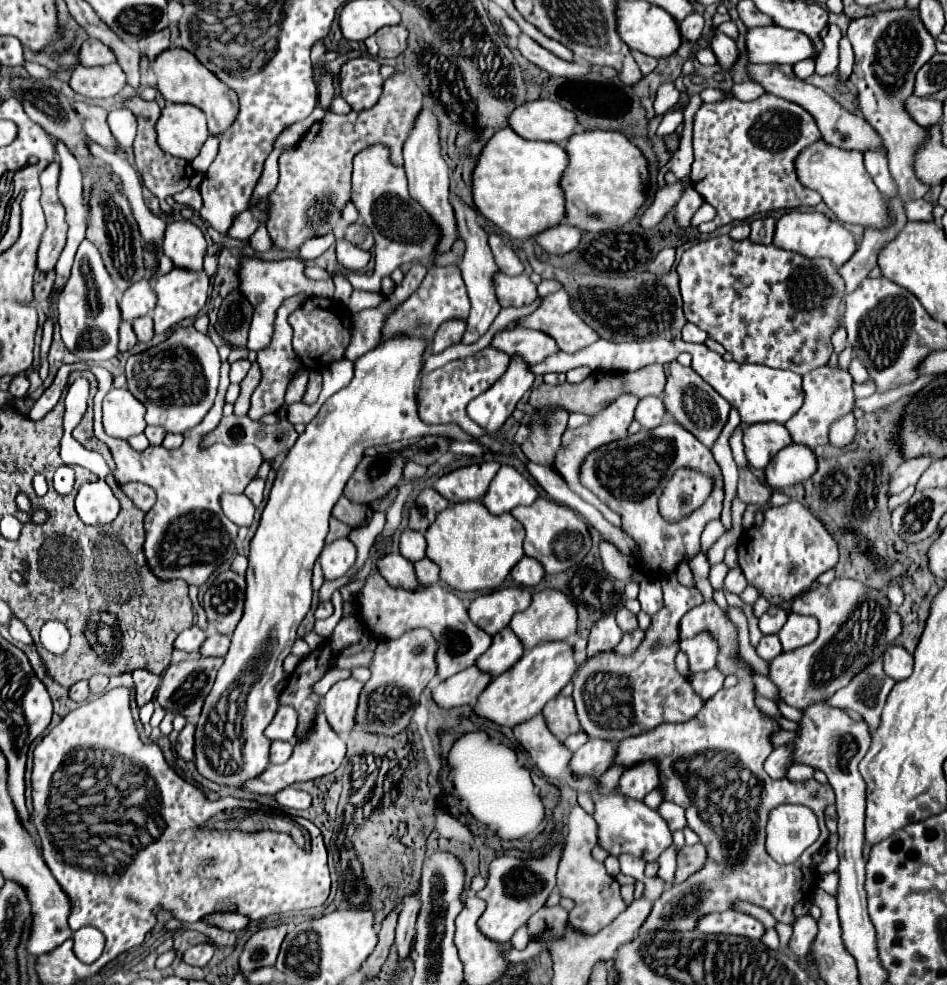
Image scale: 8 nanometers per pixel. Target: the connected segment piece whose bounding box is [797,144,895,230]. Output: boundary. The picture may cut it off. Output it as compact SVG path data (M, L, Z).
M813 144L813 148L807 148L797 158L797 172L799 180L817 190L823 196L823 202L837 214L841 222L875 230L885 230L895 224L889 200L881 196L873 184L873 178L869 172L865 172L861 152L845 152L843 148L833 148L831 144Z

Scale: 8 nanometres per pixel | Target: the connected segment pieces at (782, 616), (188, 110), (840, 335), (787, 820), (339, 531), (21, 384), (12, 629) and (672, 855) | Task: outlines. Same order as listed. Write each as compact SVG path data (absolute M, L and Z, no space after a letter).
M771 606L761 618L759 618L759 628L763 634L777 634L787 620L787 610L781 606Z
M167 104L155 128L159 148L175 158L197 156L209 136L205 114L191 104Z
M843 326L837 328L837 334L833 334L833 348L835 348L835 354L841 354L847 348L847 332Z
M783 804L769 814L767 852L779 864L794 863L819 838L818 820L809 808Z
M331 518L331 524L329 524L329 534L327 534L327 544L331 544L333 540L337 540L337 538L345 538L347 534L351 532L351 528L347 526L347 524L343 524L341 520L337 520L337 518Z
M19 376L11 382L11 396L14 398L24 397L27 394L27 388L29 388L29 380L27 376Z
M11 618L9 620L9 624L7 624L7 630L9 630L9 634L15 638L15 640L19 640L19 642L23 642L23 644L33 644L33 638L31 638L31 634L29 634L29 630L25 628L25 624L19 620L19 618Z
M671 844L659 858L661 862L661 876L667 882L667 886L673 884L673 874L675 874L675 858L677 858L677 846Z

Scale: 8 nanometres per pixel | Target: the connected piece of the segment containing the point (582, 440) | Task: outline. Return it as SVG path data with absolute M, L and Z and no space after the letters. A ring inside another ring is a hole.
M619 396L619 398L617 398L613 404L609 404L605 410L601 410L591 416L591 421L587 422L587 424L575 429L567 429L562 435L562 443L558 451L557 462L553 464L553 468L555 468L555 470L561 474L565 482L569 484L569 488L571 488L577 496L581 496L585 502L593 504L593 506L605 516L605 520L611 522L613 526L619 526L619 524L621 524L621 518L619 518L613 510L609 510L601 500L597 500L597 496L595 496L591 490L587 490L587 488L579 482L579 470L581 470L581 464L589 453L595 452L597 448L601 448L601 446L605 446L605 444L609 444L609 442L617 442L617 440L623 440L623 438L629 436L627 428L629 428L629 424L633 422L633 410L635 410L637 402L639 402L639 400L637 400L635 396Z

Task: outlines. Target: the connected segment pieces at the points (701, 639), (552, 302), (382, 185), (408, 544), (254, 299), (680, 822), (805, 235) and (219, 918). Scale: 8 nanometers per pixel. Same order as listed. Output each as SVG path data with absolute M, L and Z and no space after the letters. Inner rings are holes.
M697 634L695 638L681 640L681 650L689 658L691 672L711 670L717 662L717 642L709 634Z
M565 290L545 296L533 314L521 318L521 326L547 332L567 354L575 354L599 340L599 334L575 314Z
M383 144L367 146L363 152L355 156L353 166L353 204L357 206L363 222L371 228L375 236L375 272L373 276L365 274L349 274L347 280L357 290L369 290L379 292L381 280L389 276L397 266L405 262L421 262L431 256L435 244L437 244L437 228L431 224L429 216L417 208L415 200L411 200L407 192L407 178L405 170L401 166L395 166L389 158L389 148ZM405 236L415 236L411 256L407 256L407 240Z
M405 530L399 538L399 552L407 558L407 560L421 560L425 558L425 538L423 534L419 532L413 532L413 530Z
M243 260L241 264L241 284L239 290L247 296L247 300L253 304L253 322L249 330L249 350L261 350L271 342L273 334L273 320L275 310L281 306L281 302L289 296L304 293L307 297L325 296L333 298L333 280L313 281L303 278L303 264L301 262L263 262L263 260Z
M663 802L663 804L659 806L659 812L661 812L661 816L667 820L671 832L687 826L687 822L685 822L685 810L683 810L681 806L677 806L677 804L673 804L673 802Z
M795 210L783 214L777 220L773 244L779 248L801 252L803 256L809 256L809 258L829 258L829 260L833 260L833 264L839 264L839 266L843 266L857 250L857 244L855 244L851 232L845 226L841 226L839 222L829 220L821 212L809 214L809 212L795 212Z
M219 912L219 914L209 914L205 918L205 922L209 924L215 924L219 928L225 928L225 930L243 930L247 928L249 920L243 916L243 914L235 914L235 912Z

